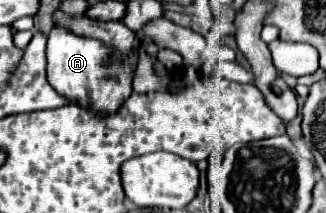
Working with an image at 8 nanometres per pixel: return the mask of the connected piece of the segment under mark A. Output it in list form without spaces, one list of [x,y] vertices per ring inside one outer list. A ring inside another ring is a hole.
[[[55,26],[47,38],[47,80],[61,96],[71,100],[73,104],[87,106],[87,110],[93,110],[99,116],[115,114],[117,108],[123,106],[123,102],[131,96],[131,80],[137,68],[138,42],[143,44],[141,49],[147,54],[157,54],[159,48],[141,35],[134,43],[133,58],[129,64],[105,64],[105,58],[109,56],[107,46],[103,46],[99,40],[81,38],[65,28]]]

